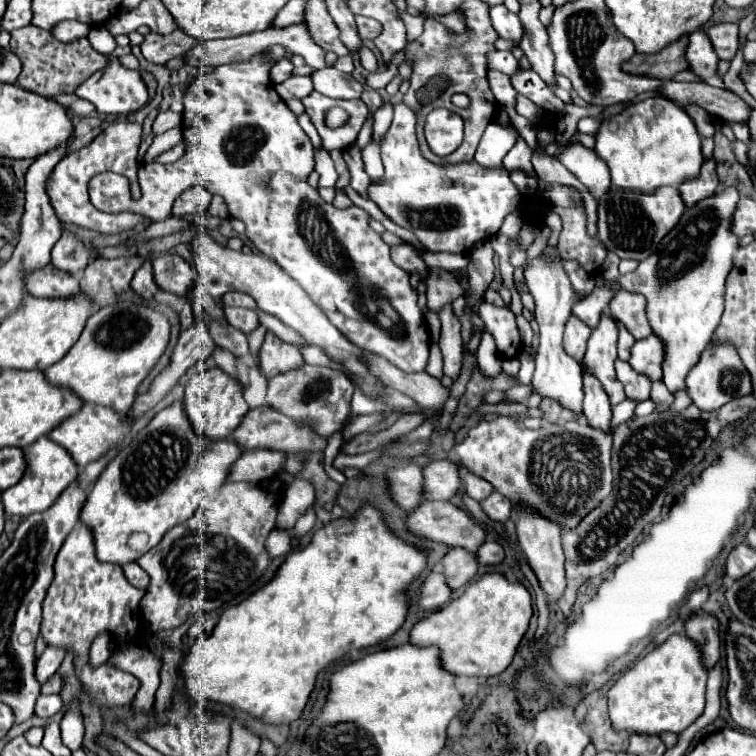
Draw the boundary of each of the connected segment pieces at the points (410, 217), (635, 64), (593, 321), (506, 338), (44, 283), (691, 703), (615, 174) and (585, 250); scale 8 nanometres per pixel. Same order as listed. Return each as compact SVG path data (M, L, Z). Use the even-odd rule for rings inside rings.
M404 103L394 105L394 121L380 151L386 173L370 187L370 199L396 225L410 229L428 251L466 253L476 241L496 235L506 215L522 209L522 195L504 167L484 169L474 161L436 165L424 159L416 141L416 117Z
M688 35L680 37L678 41L672 41L670 45L666 45L658 53L650 53L650 55L636 53L624 65L624 71L668 81L676 73L680 73L680 71L684 71L688 67L688 61L684 59L684 47L688 47Z
M598 279L598 281L596 281L596 287L594 287L594 291L592 291L592 295L588 295L582 303L574 305L572 315L580 317L590 329L596 329L596 325L598 325L598 321L600 321L600 315L602 315L602 311L606 309L606 305L608 305L608 301L612 299L612 295L614 295L614 291L604 287L604 279Z
M482 301L478 307L478 315L484 321L486 331L496 339L496 347L500 357L512 359L522 351L522 341L518 335L516 315L508 307L496 307L492 303Z
M52 265L26 277L26 289L32 297L46 299L68 299L82 293L78 279L54 269Z
M670 635L658 649L650 651L634 667L622 673L608 693L608 709L614 729L658 735L662 731L682 733L702 713L706 703L708 669L700 647L686 635Z
M650 97L644 101L638 101L630 107L626 107L618 115L610 115L602 119L600 129L596 133L596 147L594 151L598 157L602 157L612 175L612 185L620 189L632 189L640 193L654 193L662 185L680 185L700 173L700 165L704 161L700 151L700 135L692 123L692 119L686 115L684 109L676 107L664 97Z
M554 207L562 219L562 233L558 239L558 249L564 259L576 259L590 275L598 275L600 265L606 257L606 249L598 239L590 239L586 233L586 213L584 207L562 209Z

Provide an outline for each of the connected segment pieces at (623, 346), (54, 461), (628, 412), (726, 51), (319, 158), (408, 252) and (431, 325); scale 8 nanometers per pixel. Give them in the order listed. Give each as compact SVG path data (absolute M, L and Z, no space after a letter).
M618 323L618 329L620 329L620 337L618 337L618 359L628 361L630 349L632 349L632 345L634 345L636 339L628 333L628 329L624 329L624 325Z
M40 437L40 441L34 441L28 449L24 449L24 459L26 459L26 471L24 477L10 487L6 493L2 493L2 503L4 503L4 513L8 517L20 515L28 517L32 513L48 509L56 497L78 477L78 467L68 455L68 451L48 437Z
M626 397L622 403L614 405L612 429L614 429L618 423L622 423L622 421L628 421L628 419L634 415L634 411L636 411L636 405L638 405L638 401L636 401L636 399L632 399L632 397Z
M736 23L712 25L708 27L706 33L720 59L732 59L736 55L738 51L738 25Z
M316 149L314 151L314 163L316 171L320 173L320 187L334 187L338 181L338 173L326 149Z
M410 245L392 247L392 261L394 261L398 267L402 267L404 271L408 271L408 273L418 271L418 273L420 273L420 279L424 279L426 273L428 273L428 267L424 265L424 261L416 255L416 251L414 251Z
M428 309L426 311L426 321L428 321L428 329L430 329L430 335L432 335L432 341L438 341L438 337L440 337L440 319L438 319L438 313Z

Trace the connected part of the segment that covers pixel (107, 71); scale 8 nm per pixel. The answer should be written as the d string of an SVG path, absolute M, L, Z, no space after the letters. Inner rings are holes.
M104 55L108 57L108 65L100 71L94 73L88 81L84 81L78 89L76 95L82 99L88 99L90 103L94 103L94 107L104 113L104 115L120 115L120 113L134 113L140 107L146 105L148 101L148 89L144 85L144 79L140 75L140 71L134 69L126 69L118 57L114 55Z

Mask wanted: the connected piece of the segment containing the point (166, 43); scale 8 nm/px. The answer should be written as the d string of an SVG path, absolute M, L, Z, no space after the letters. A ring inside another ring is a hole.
M176 29L176 33L172 35L156 35L156 33L146 35L140 49L150 63L166 65L172 57L188 53L188 49L192 49L194 45L196 45L194 37L186 37L182 29Z

